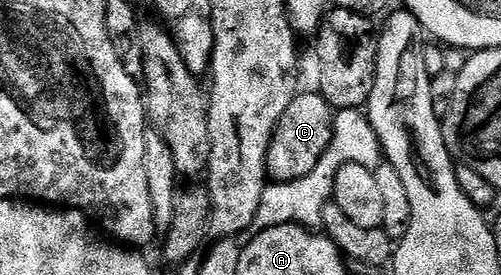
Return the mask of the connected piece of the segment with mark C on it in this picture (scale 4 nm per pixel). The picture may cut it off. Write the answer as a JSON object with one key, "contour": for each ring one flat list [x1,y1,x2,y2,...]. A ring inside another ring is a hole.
{"contour":[[318,92,303,93,296,93,289,108,285,108,285,114,276,126,268,150,267,177,276,183,301,180,309,176,309,172,317,168,318,161,329,148,334,124,333,107]]}

